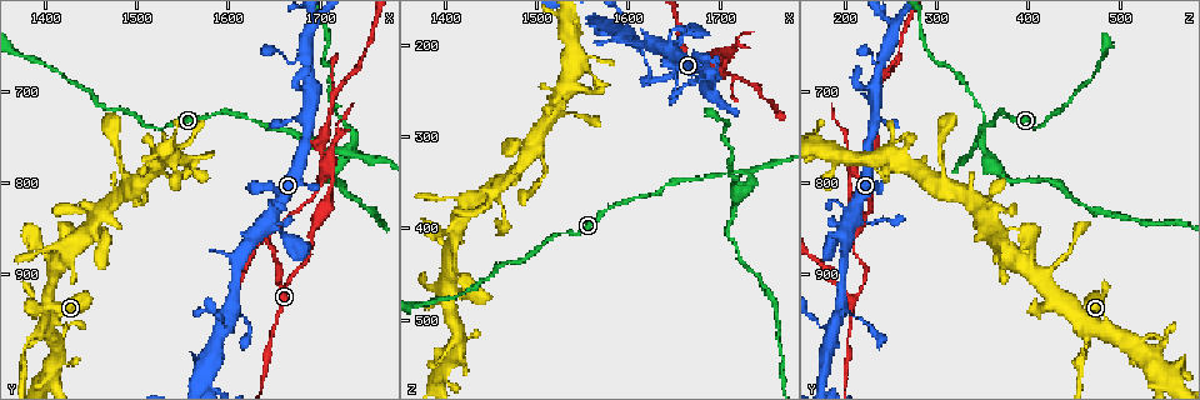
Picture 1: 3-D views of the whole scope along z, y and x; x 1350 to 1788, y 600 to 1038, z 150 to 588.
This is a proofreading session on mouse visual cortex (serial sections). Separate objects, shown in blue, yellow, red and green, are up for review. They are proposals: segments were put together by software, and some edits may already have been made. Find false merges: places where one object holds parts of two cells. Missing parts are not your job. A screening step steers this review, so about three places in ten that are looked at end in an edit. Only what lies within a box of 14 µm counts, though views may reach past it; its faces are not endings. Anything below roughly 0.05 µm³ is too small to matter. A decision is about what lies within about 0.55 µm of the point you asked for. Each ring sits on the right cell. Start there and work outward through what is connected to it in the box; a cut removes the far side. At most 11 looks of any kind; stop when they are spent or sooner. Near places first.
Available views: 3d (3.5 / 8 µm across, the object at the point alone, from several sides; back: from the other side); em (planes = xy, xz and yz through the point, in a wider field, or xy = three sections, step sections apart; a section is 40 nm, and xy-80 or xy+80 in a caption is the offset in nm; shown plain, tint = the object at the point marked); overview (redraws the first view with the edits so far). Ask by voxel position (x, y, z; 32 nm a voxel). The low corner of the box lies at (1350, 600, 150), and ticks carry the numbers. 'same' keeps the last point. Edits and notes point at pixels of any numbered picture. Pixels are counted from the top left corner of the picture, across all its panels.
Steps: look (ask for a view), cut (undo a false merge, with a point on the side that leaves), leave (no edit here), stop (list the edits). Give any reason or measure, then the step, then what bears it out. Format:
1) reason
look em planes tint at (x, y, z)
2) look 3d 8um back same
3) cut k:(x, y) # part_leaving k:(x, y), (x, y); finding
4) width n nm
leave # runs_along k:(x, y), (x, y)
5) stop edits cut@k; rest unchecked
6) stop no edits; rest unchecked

looks like a crossing
look 3d 3.5um at (1705, 795, 220)

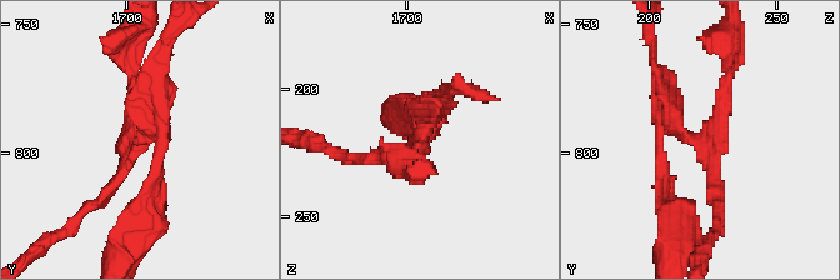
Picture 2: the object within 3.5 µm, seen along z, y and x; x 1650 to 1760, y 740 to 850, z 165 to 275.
arms 4; arm_widths 150, 150, 200, 300 nm
look em xy step 1 plain at (1706, 794, 218)

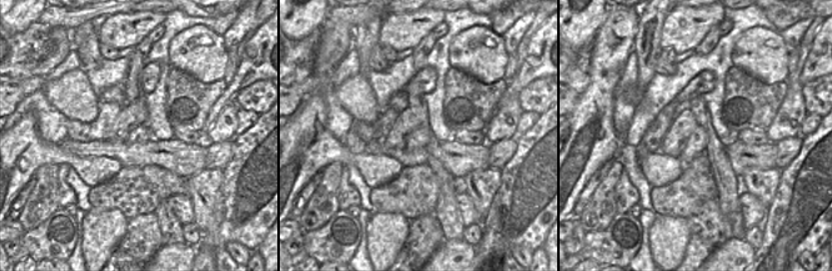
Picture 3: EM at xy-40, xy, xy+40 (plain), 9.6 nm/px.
where the object lies
look em xy step 1 tint same

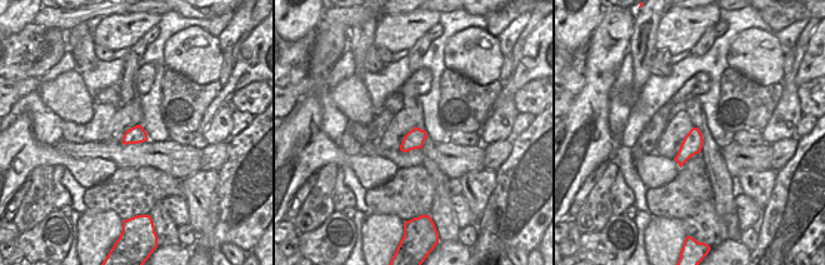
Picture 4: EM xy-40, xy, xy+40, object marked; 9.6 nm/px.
cut 2:(724, 121) # part_leaving 2:(666, 130), (704, 138), (730, 69); a second cell is stuck on

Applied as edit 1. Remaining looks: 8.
see it whole again
look overview

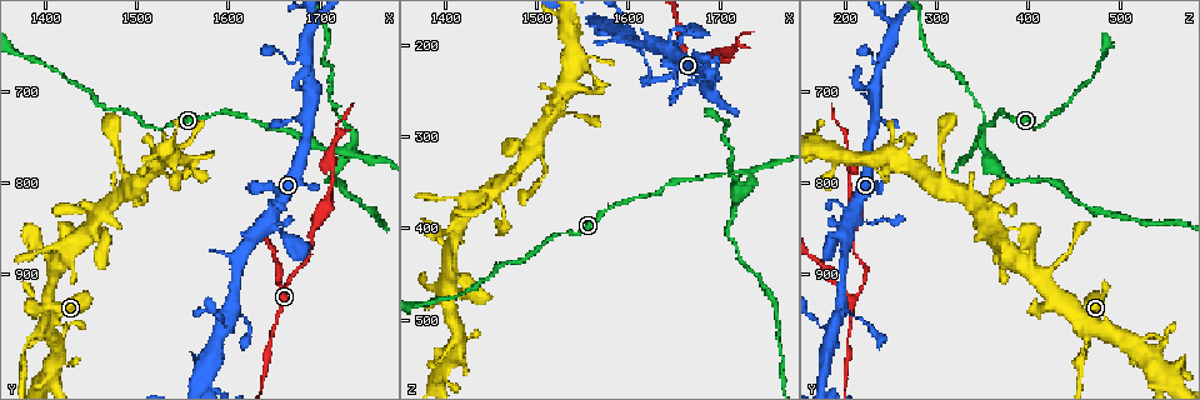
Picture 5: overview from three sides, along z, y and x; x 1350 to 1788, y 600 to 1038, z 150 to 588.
abrupt turn
look em xy step 3 tint at (1650, 850, 205)

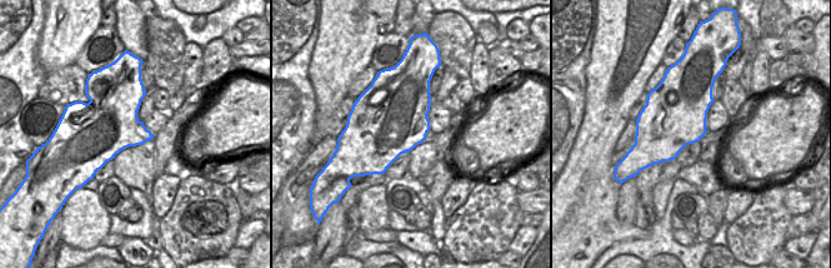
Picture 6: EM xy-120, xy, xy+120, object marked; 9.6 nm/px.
look 3d 3.5um back same

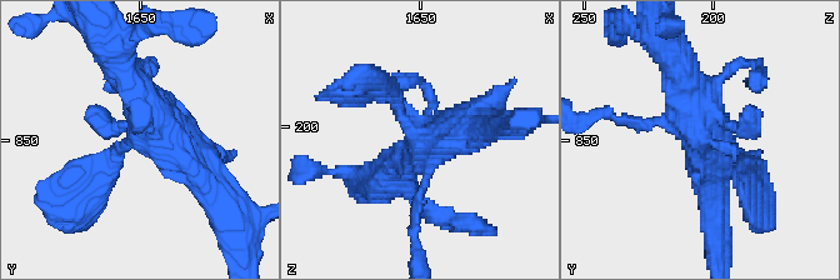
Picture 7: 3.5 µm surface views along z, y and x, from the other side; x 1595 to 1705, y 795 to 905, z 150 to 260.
leave # runs_along 7:(110, 50), (149, 116), (206, 178); continuous, no second cell

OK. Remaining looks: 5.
abrupt turn
look 3d 3.5um at (1735, 760, 350)

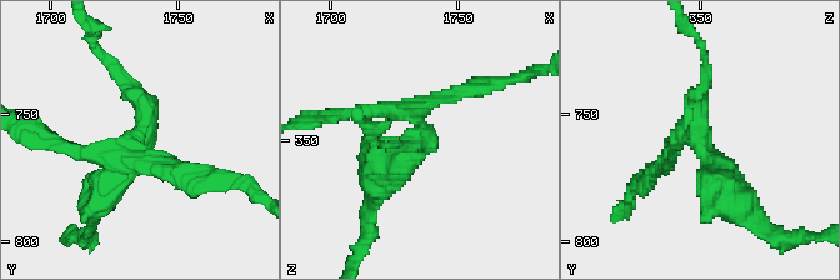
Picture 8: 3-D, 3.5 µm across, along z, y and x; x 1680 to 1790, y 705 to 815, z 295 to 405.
arms 4; arm_widths 150, 150, 200, 350 nm
look em xy step 3 tint at (1736, 757, 346)

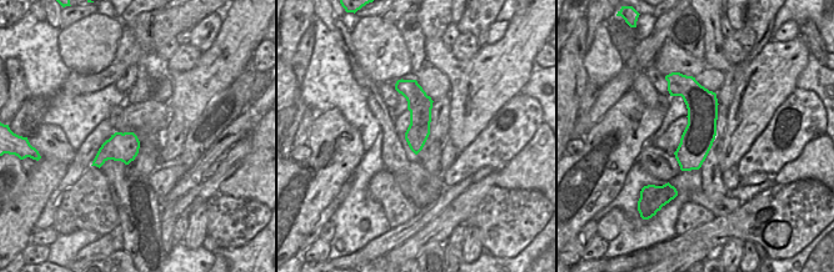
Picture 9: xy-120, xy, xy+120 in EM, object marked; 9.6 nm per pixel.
another direction
look em xy step 5 tint same

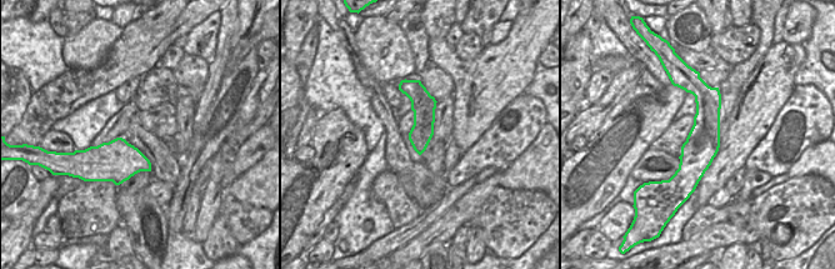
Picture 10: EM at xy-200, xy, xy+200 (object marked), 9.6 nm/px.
cut 8:(425, 134) # part_leaving 8:(415, 119), (419, 144), (373, 183); two cells meet here

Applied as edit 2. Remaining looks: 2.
four-way junction
look 3d 8um at (1400, 960, 475)

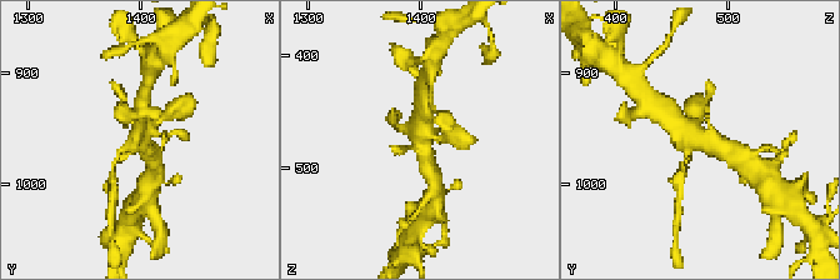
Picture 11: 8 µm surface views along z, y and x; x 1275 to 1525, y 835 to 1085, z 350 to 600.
zoom in
look 3d 3.5um at (1404, 958, 478)

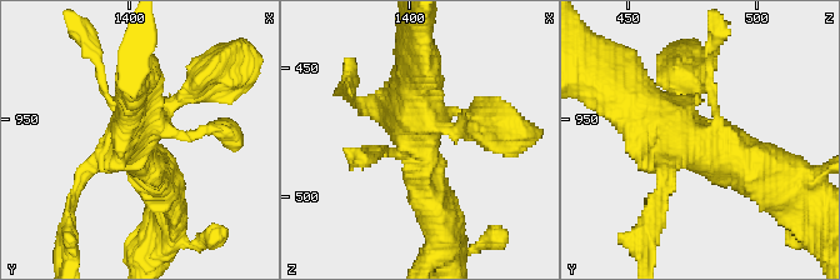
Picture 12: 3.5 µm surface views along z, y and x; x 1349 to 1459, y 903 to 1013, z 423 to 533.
leave # runs_along 12:(688, 96), (690, 139), (760, 178); all the same cell

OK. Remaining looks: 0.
stop edits cut@2, cut@8; rest unchecked

